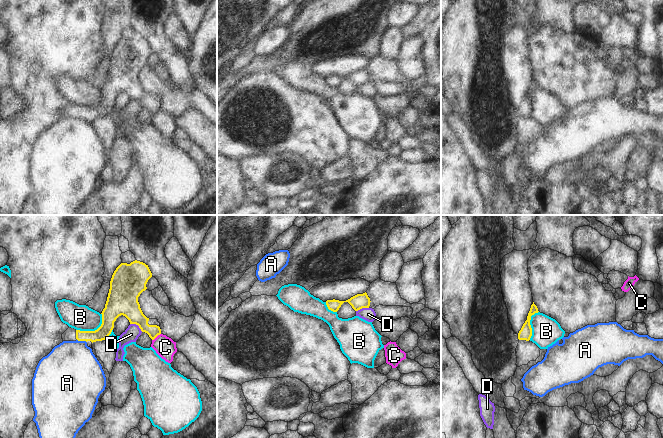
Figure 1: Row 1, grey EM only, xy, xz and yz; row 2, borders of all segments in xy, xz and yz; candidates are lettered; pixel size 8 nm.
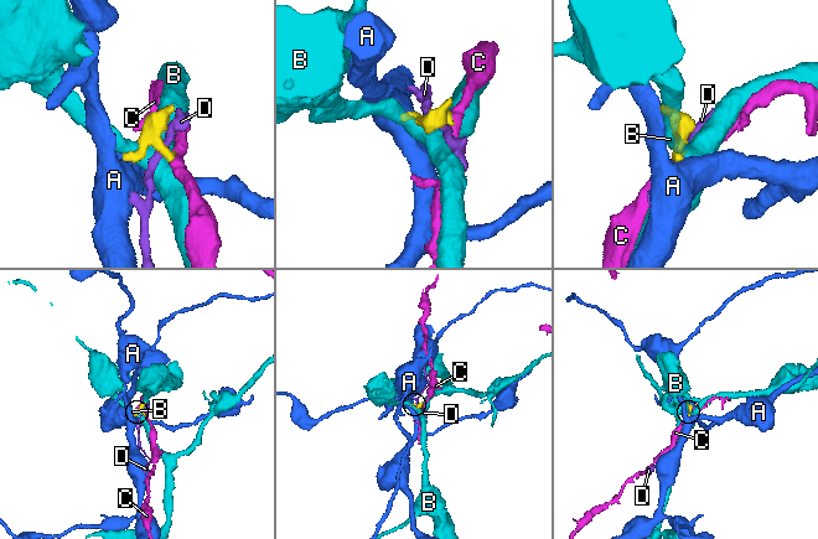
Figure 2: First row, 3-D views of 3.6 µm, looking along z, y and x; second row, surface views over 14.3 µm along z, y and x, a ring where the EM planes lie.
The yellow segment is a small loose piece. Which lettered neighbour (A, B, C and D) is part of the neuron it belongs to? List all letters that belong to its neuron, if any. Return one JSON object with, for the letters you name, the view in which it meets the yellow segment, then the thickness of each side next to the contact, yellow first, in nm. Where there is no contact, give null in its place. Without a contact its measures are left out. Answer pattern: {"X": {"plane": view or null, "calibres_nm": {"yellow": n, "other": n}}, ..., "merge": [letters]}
{"merge": []}

